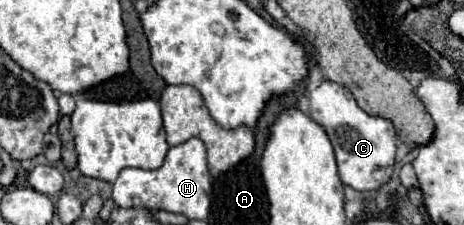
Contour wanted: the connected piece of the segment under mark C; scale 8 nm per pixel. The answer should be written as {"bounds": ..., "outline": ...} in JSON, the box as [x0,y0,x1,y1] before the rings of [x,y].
{"bounds":[310,80,396,190],"outline":[[[330,80],[310,92],[310,118],[326,130],[334,146],[338,176],[344,184],[354,190],[378,190],[380,184],[390,180],[396,162],[396,130],[390,120],[366,114],[346,86]]]}

